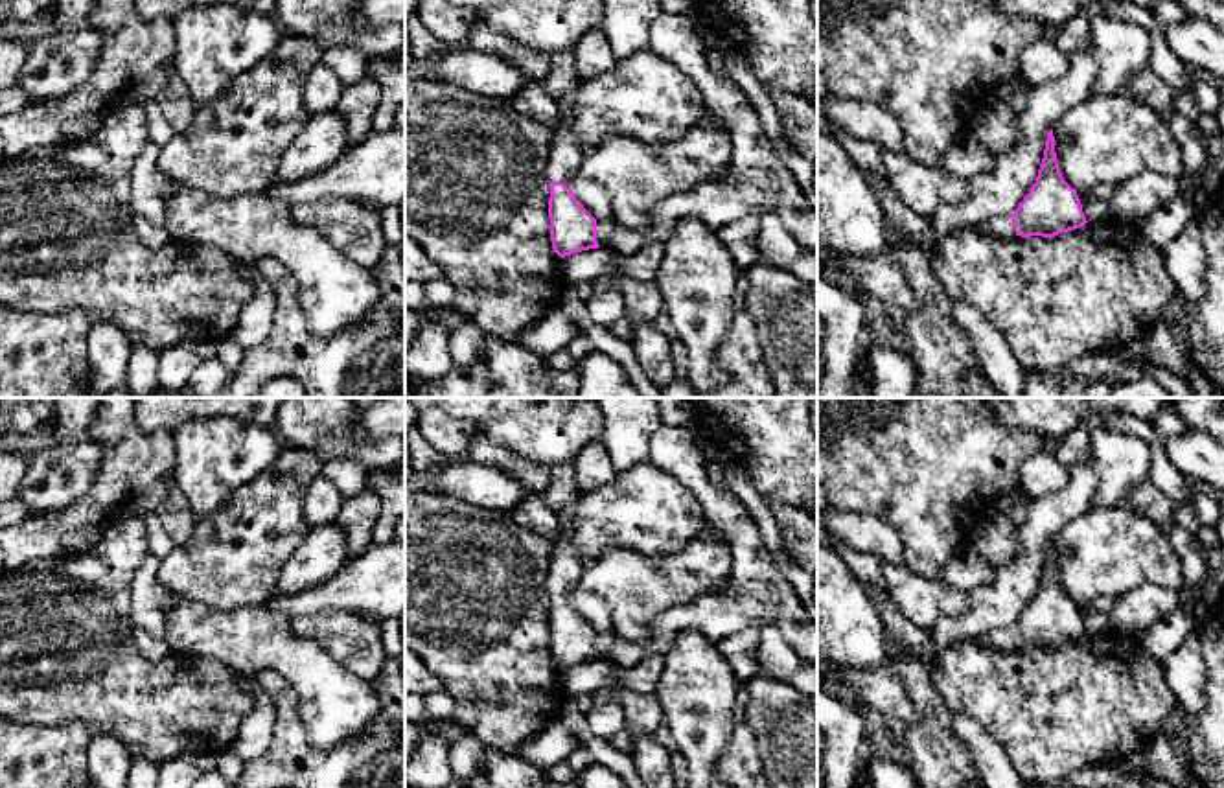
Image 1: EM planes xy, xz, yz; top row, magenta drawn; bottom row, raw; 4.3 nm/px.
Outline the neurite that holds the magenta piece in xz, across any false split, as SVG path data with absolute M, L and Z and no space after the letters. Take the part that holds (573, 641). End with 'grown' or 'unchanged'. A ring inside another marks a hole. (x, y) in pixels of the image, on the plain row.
M572 499L558 512L561 538L547 573L550 654L560 670L600 659L596 632L565 598L571 589L578 587L585 569L585 560L572 543L576 504L578 499Z; grown

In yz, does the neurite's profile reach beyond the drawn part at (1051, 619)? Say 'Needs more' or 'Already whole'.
Needs more

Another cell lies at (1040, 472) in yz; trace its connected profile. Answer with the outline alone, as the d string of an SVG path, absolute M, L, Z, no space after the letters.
M1038 449L1020 462L1020 484L1027 497L1036 499L1062 490L1069 481L1069 466L1055 453Z

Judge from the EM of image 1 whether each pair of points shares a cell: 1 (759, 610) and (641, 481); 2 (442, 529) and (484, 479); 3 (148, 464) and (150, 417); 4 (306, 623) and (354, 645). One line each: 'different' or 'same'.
1: different
2: different
3: different
4: same

